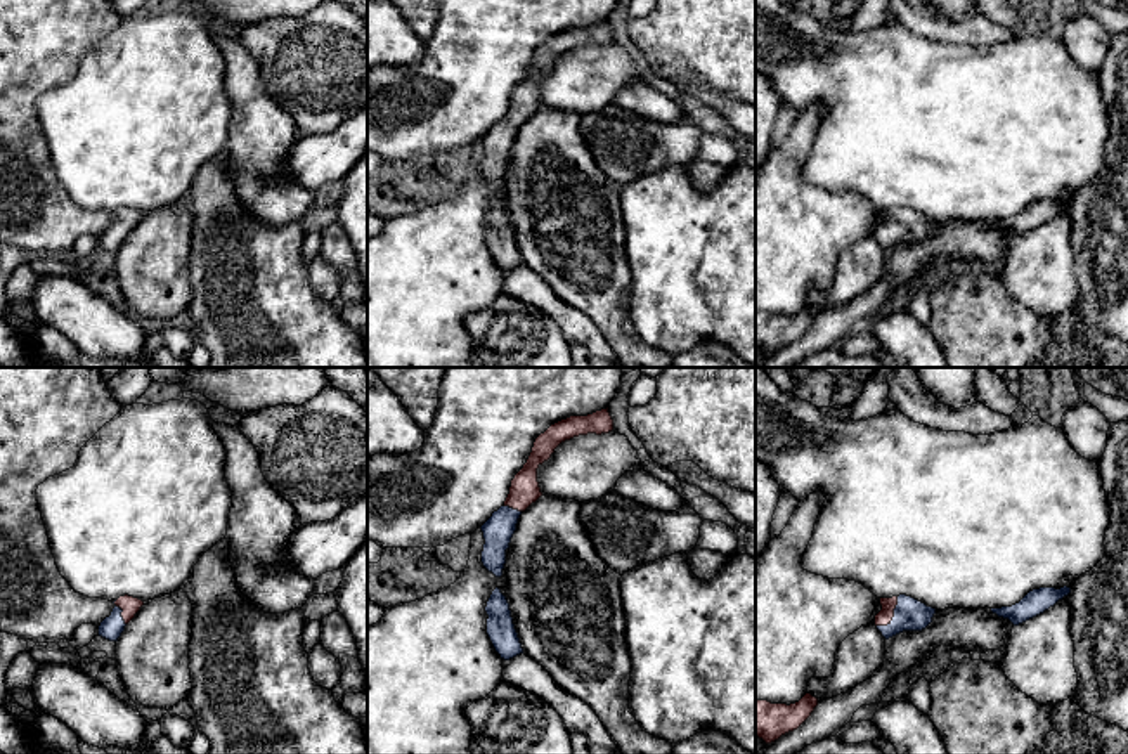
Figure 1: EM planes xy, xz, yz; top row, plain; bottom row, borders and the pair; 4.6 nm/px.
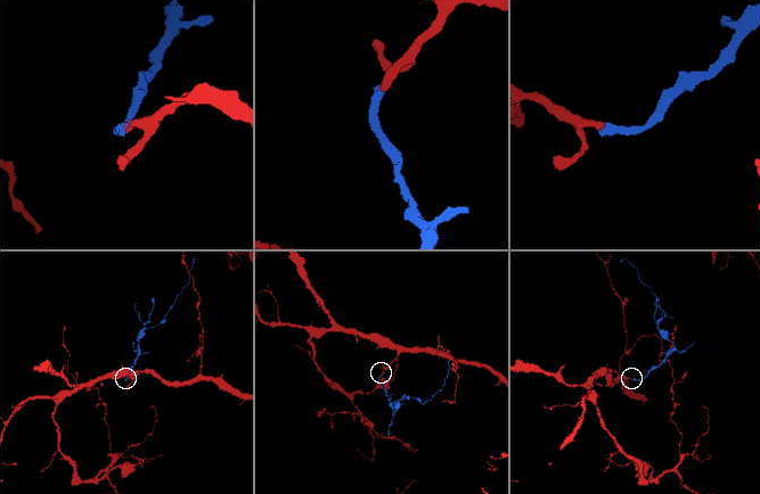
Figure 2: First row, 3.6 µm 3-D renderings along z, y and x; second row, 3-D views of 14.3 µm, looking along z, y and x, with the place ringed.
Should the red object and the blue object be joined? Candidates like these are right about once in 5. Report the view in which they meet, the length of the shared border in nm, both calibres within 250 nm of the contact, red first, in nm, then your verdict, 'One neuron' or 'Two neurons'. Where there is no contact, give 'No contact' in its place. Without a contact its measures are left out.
Touches red in yz. Shared border 170 nm. Thickness 70 nm (red) against 150 nm. One neuron

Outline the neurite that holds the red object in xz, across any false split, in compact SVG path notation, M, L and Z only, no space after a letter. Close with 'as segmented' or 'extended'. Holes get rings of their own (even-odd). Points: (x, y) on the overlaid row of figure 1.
M606 407L587 416L570 416L561 419L535 439L527 463L511 480L504 504L480 527L485 539L482 563L489 572L496 577L502 575L506 549L516 530L518 518L542 496L537 482L537 468L551 458L561 442L579 435L601 435L612 430L613 419Z; extended

